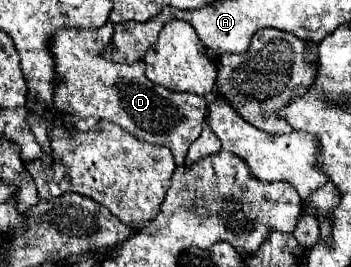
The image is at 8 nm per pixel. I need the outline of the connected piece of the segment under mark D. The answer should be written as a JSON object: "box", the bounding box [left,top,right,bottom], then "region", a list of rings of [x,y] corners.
{"box":[49,24,207,166],"region":[[[113,24],[97,30],[65,28],[51,36],[49,48],[55,58],[55,110],[75,128],[93,130],[97,120],[107,118],[139,140],[167,146],[177,166],[185,160],[187,148],[203,130],[207,100],[189,92],[171,92],[155,86],[145,76],[145,64],[115,64],[101,56],[113,36]]]}

